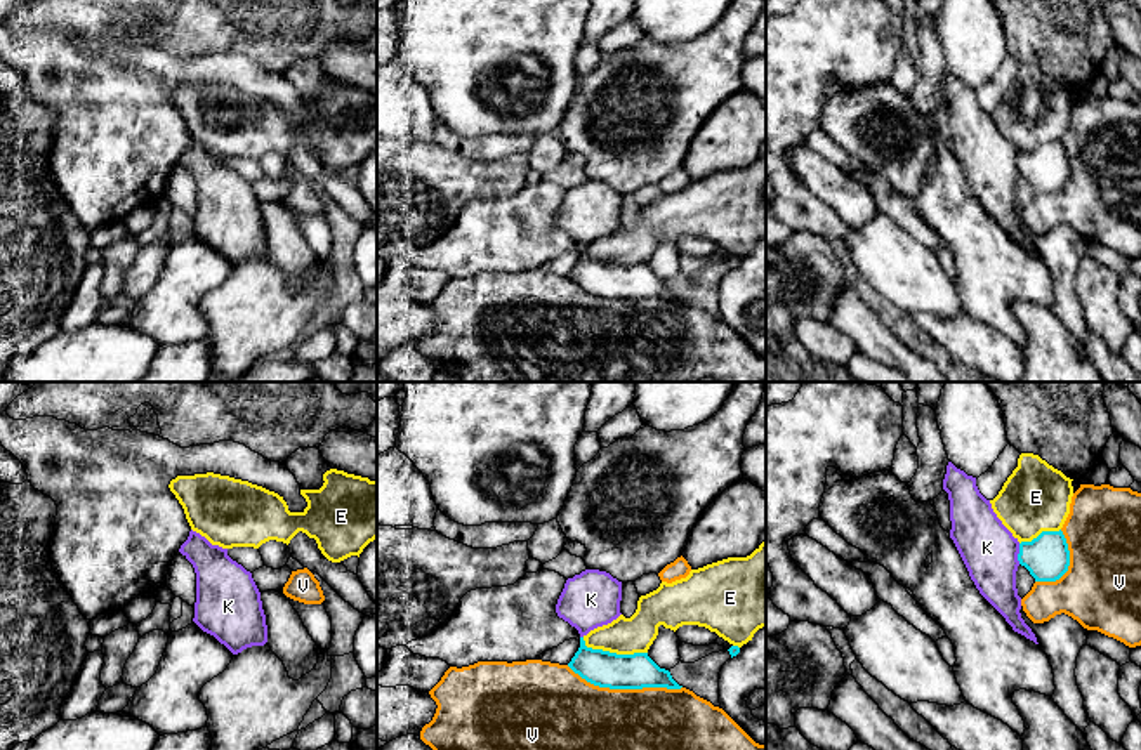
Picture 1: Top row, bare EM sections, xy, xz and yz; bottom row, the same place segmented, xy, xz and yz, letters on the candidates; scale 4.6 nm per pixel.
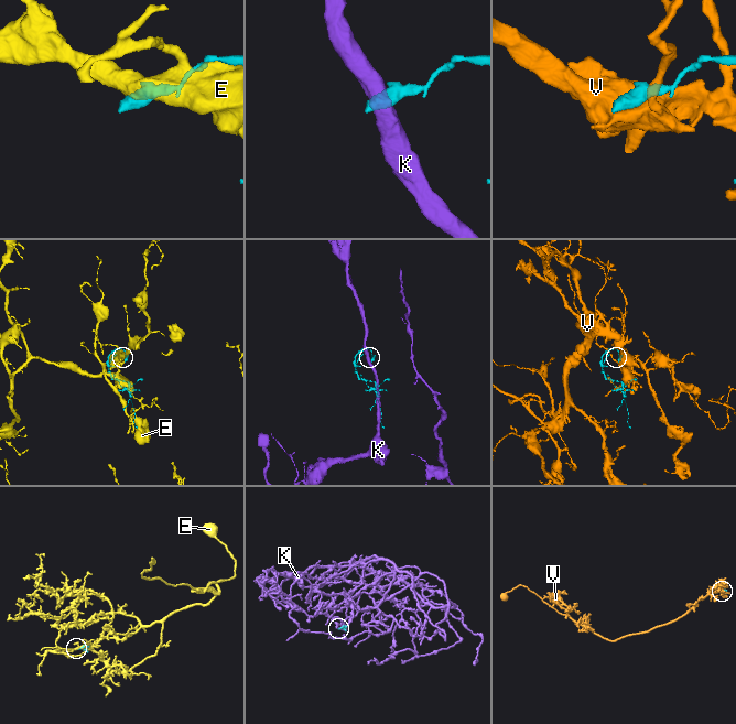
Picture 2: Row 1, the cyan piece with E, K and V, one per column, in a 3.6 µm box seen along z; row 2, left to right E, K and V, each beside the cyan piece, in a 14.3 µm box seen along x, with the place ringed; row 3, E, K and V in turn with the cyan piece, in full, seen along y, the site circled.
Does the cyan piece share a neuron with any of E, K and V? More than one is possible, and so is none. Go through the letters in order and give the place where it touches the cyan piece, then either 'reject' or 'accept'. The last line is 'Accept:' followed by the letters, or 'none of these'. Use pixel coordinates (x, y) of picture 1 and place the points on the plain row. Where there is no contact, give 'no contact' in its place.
E: meets cyan in xz at (613, 264); reject
K: meets cyan in yz at (1018, 165); reject
V: meets cyan in xz at (624, 299); reject
Accept: none of these

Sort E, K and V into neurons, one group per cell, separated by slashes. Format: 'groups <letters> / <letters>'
groups E / K / V

